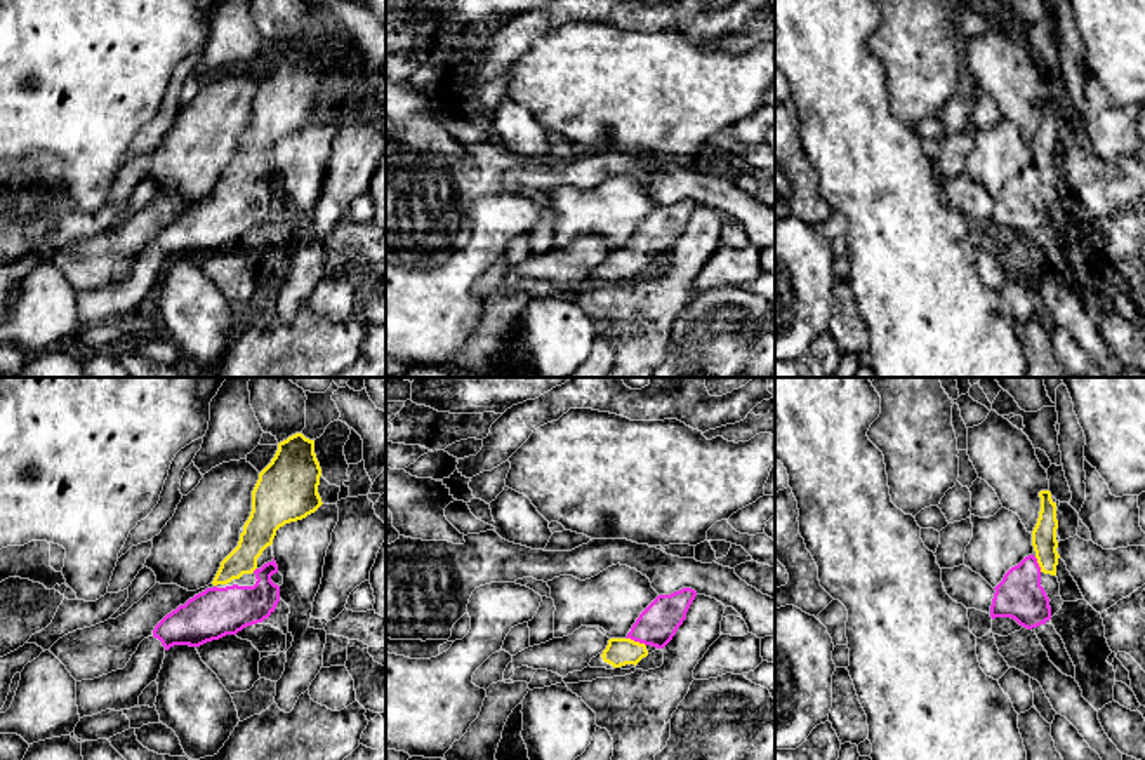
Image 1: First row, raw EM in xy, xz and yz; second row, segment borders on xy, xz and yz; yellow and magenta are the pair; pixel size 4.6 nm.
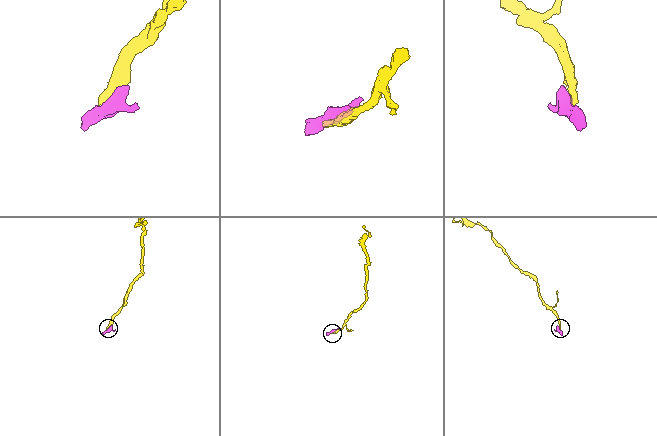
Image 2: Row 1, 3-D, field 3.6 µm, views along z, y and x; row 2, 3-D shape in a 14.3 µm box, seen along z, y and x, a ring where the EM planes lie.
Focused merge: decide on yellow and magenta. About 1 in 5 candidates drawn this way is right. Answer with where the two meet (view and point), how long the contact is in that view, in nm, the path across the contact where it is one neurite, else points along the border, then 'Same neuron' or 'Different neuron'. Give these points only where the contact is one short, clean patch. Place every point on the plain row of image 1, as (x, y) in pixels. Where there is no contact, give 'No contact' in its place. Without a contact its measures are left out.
Touches yellow at xz (636, 253). Shared border 100 nm. Path across: xz (619, 263), (628, 261), (636, 253), (657, 235). Same neuron

